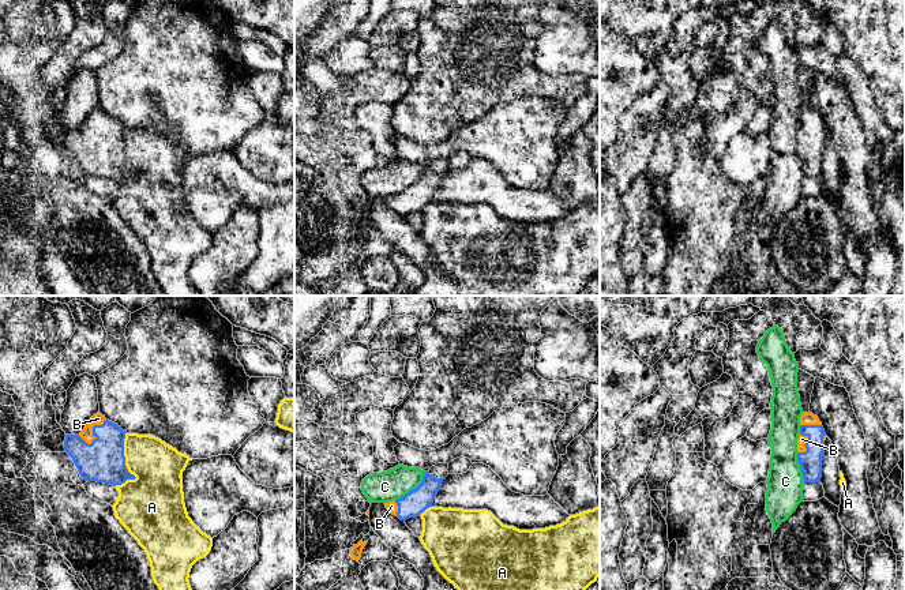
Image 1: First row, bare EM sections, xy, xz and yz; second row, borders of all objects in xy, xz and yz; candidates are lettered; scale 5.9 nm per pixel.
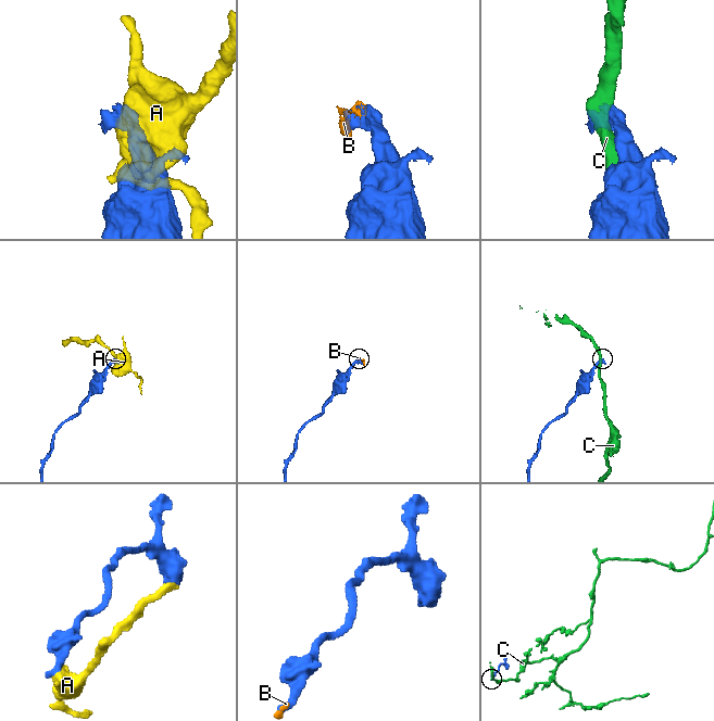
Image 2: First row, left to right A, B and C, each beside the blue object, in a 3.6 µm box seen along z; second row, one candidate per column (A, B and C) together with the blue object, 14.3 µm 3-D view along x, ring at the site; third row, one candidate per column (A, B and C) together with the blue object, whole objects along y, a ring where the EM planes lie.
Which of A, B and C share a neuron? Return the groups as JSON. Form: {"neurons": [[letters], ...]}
{"neurons": [["A"], ["B"], ["C"]]}

